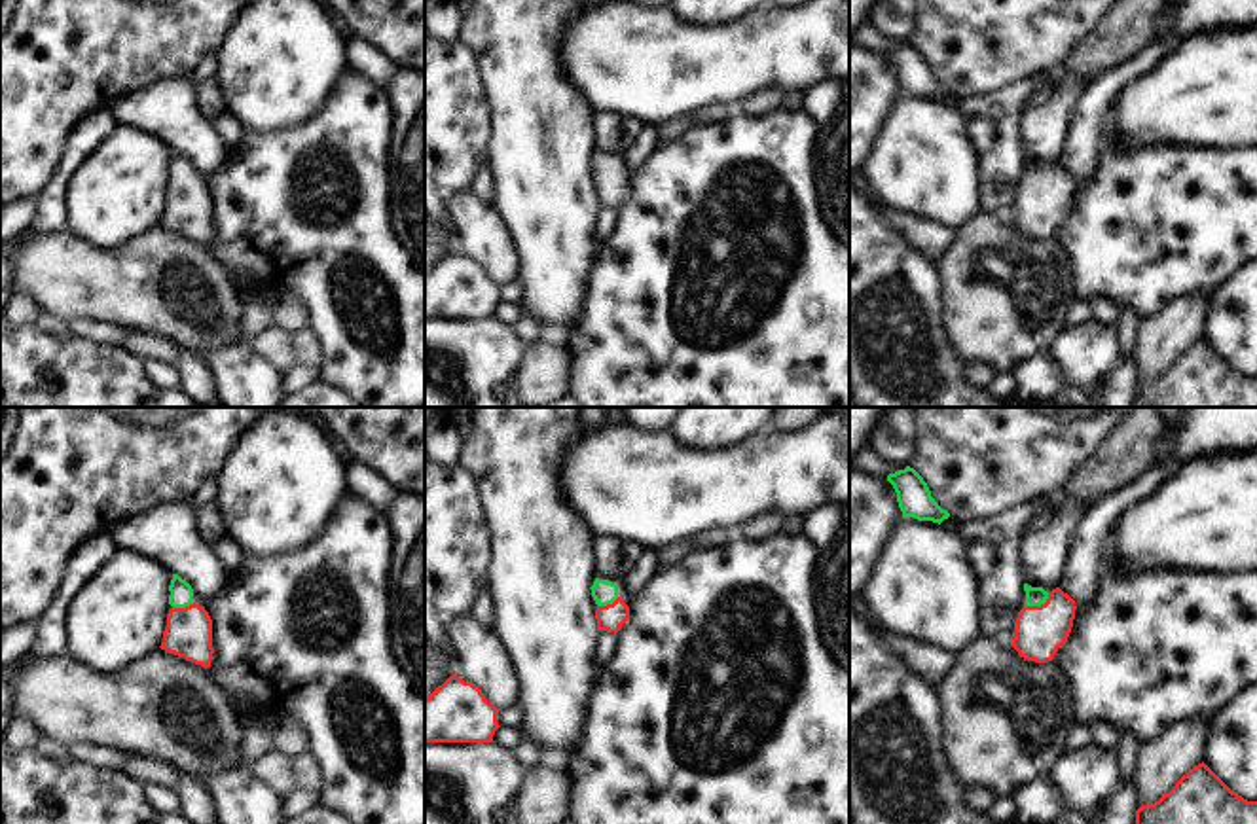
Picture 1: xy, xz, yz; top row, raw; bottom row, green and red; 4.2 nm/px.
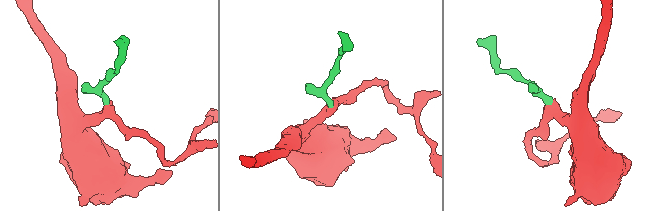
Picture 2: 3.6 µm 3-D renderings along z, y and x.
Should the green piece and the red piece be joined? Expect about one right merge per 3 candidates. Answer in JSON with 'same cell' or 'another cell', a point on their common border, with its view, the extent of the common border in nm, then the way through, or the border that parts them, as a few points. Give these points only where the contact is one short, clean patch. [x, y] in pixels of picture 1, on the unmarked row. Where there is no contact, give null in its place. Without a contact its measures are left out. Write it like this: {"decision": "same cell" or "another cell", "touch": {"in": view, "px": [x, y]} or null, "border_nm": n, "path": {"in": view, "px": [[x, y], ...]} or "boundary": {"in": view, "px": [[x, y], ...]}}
{"decision": "same cell", "touch": {"in": "yz", "px": [1039, 180]}, "border_nm": 110, "path": {"in": "yz", "px": [[1034, 171], [1039, 180], [1039, 207]]}}

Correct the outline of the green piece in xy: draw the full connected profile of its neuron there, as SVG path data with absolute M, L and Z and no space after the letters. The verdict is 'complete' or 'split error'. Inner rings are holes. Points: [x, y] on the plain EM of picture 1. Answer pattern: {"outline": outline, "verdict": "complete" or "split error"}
{"outline": "M173 150L169 167L169 180L173 184L167 189L167 203L159 224L209 244L214 229L209 188L193 178L191 161L180 152Z", "verdict": "split error"}

